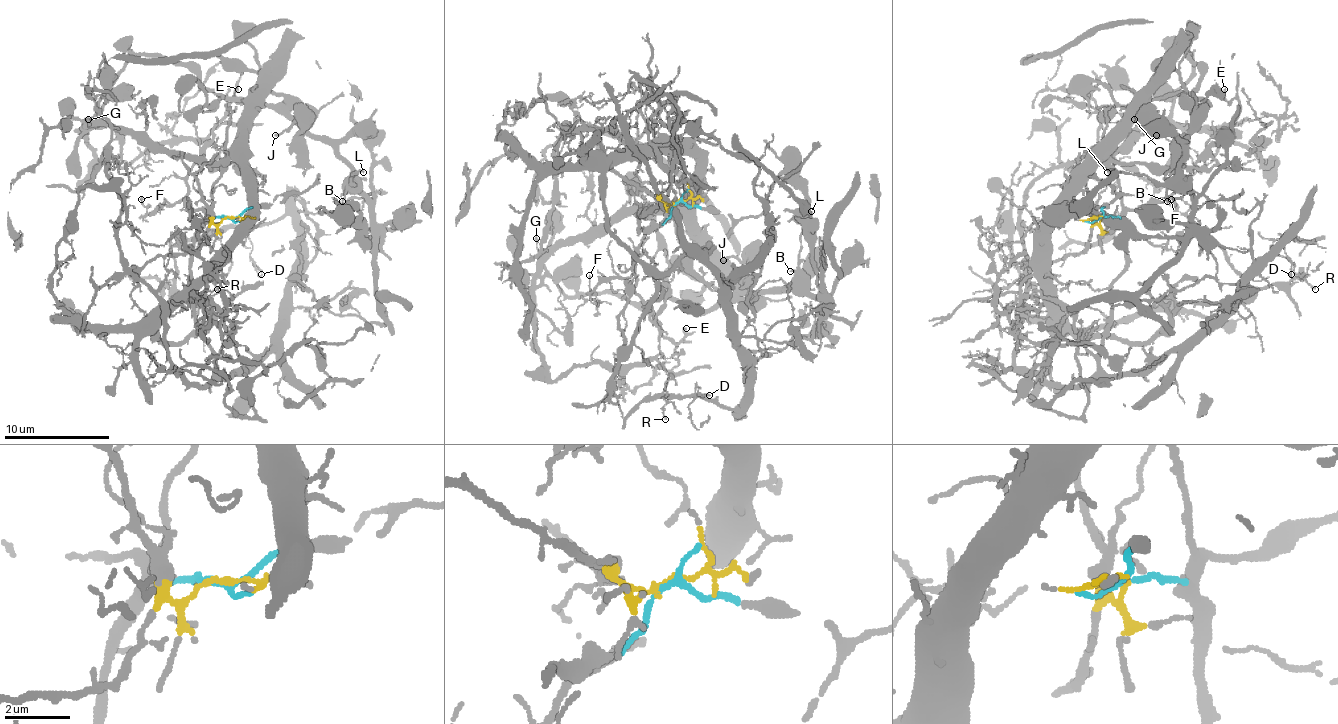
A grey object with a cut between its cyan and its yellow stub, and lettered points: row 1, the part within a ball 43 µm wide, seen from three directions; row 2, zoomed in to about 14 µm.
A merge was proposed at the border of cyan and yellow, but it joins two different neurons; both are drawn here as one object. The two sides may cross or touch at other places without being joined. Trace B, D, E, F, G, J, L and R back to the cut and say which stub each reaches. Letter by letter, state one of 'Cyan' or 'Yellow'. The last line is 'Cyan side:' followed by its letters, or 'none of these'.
B: Yellow
D: Cyan
E: Cyan
F: Cyan
G: Yellow
J: Yellow
L: Yellow
R: Cyan
Cyan side: D, E, F, R

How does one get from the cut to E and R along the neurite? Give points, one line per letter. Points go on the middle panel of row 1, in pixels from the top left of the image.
E: (678, 203), (641, 242), (633, 290), (660, 324), (660, 332), (673, 343), (678, 343), (686, 327)
R: (678, 203), (639, 229), (663, 203), (713, 271), (744, 401), (668, 396), (670, 375), (665, 419)

